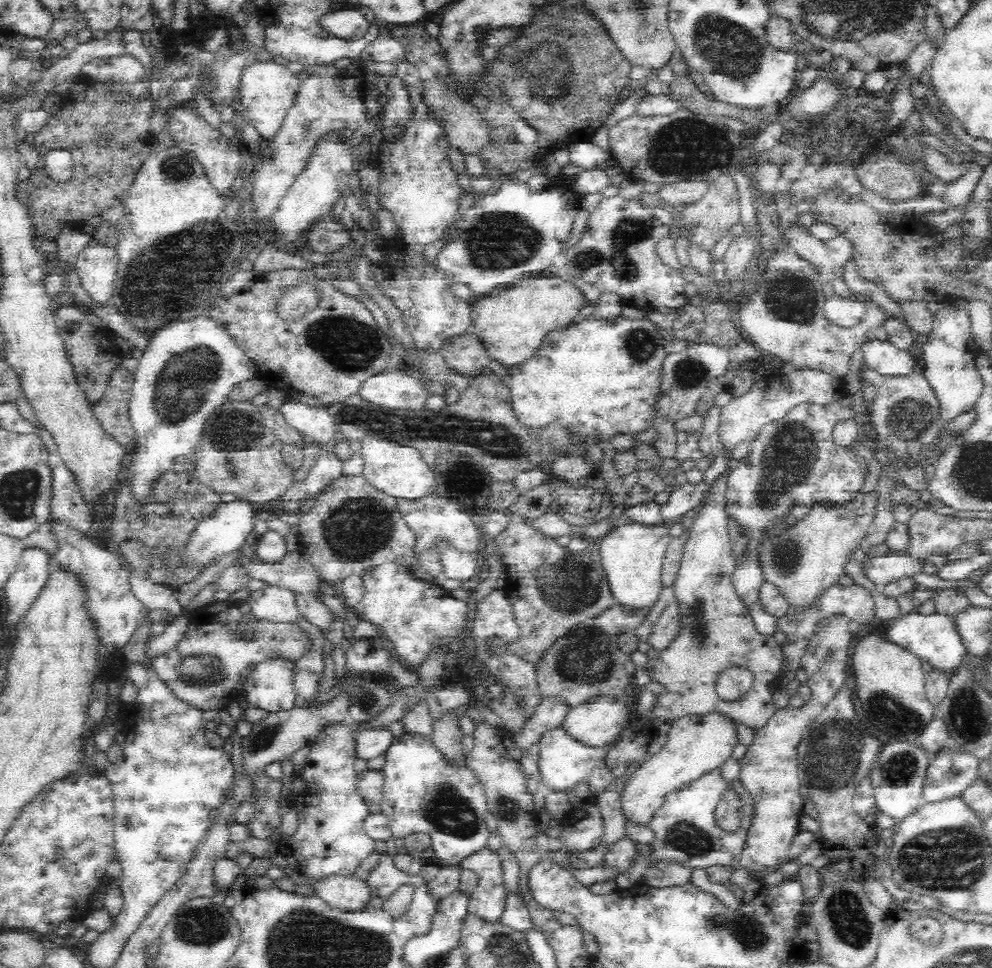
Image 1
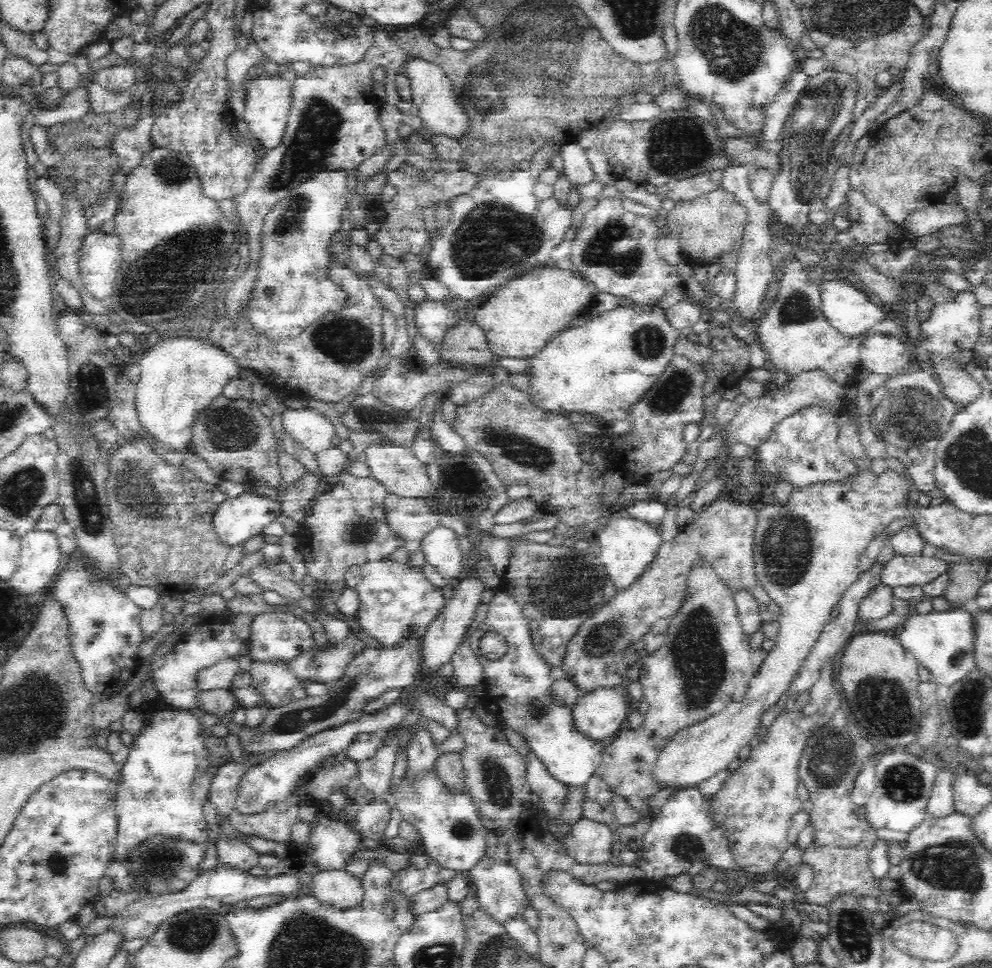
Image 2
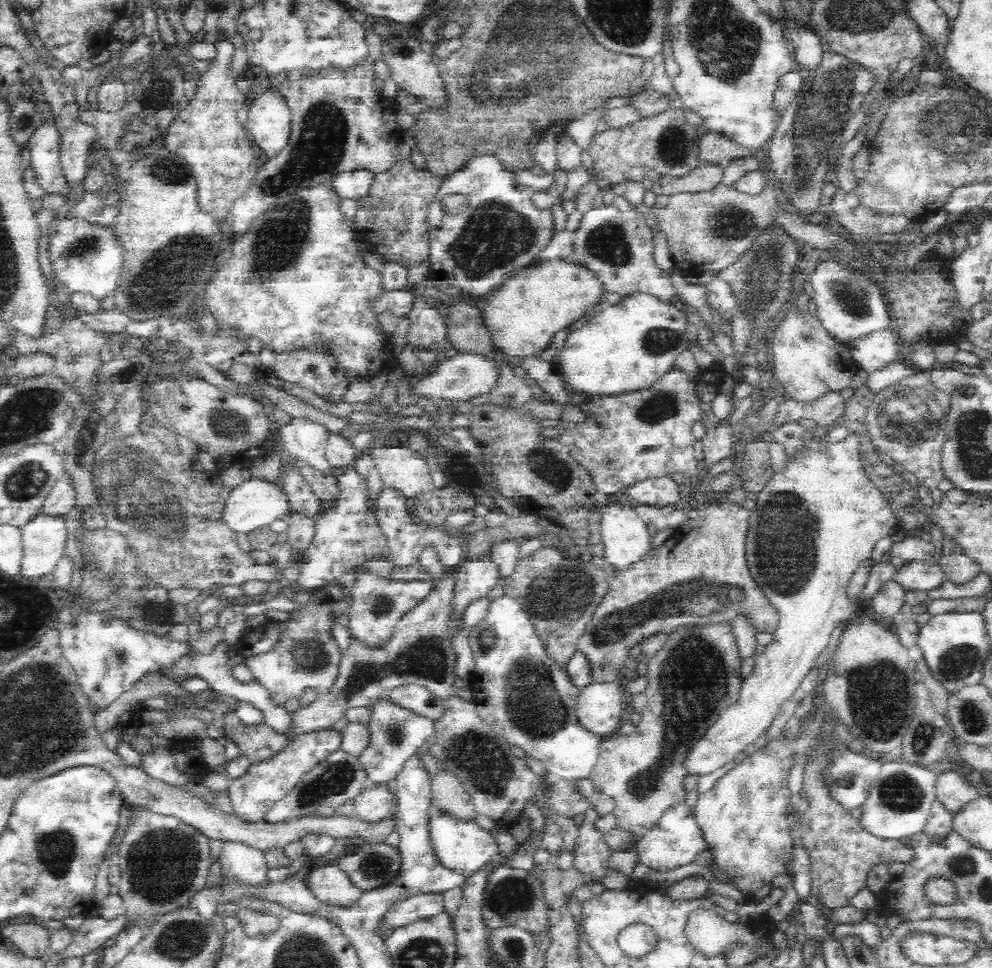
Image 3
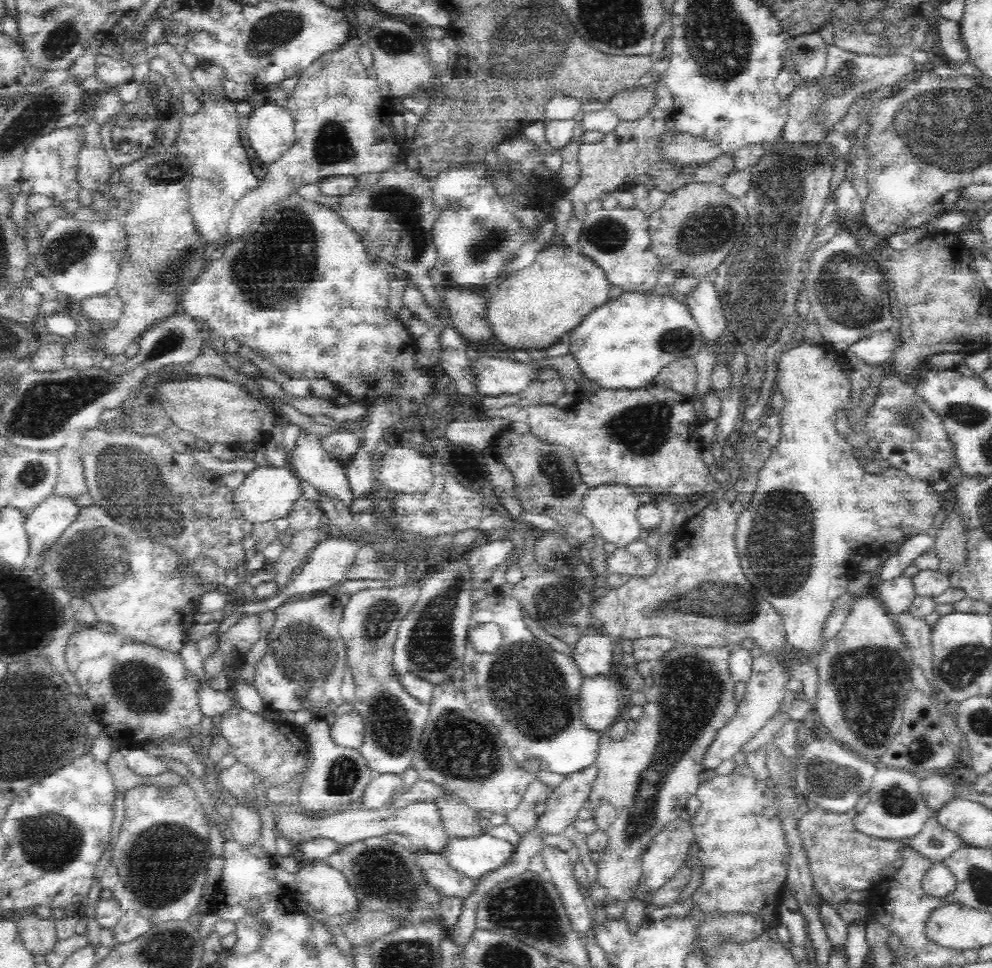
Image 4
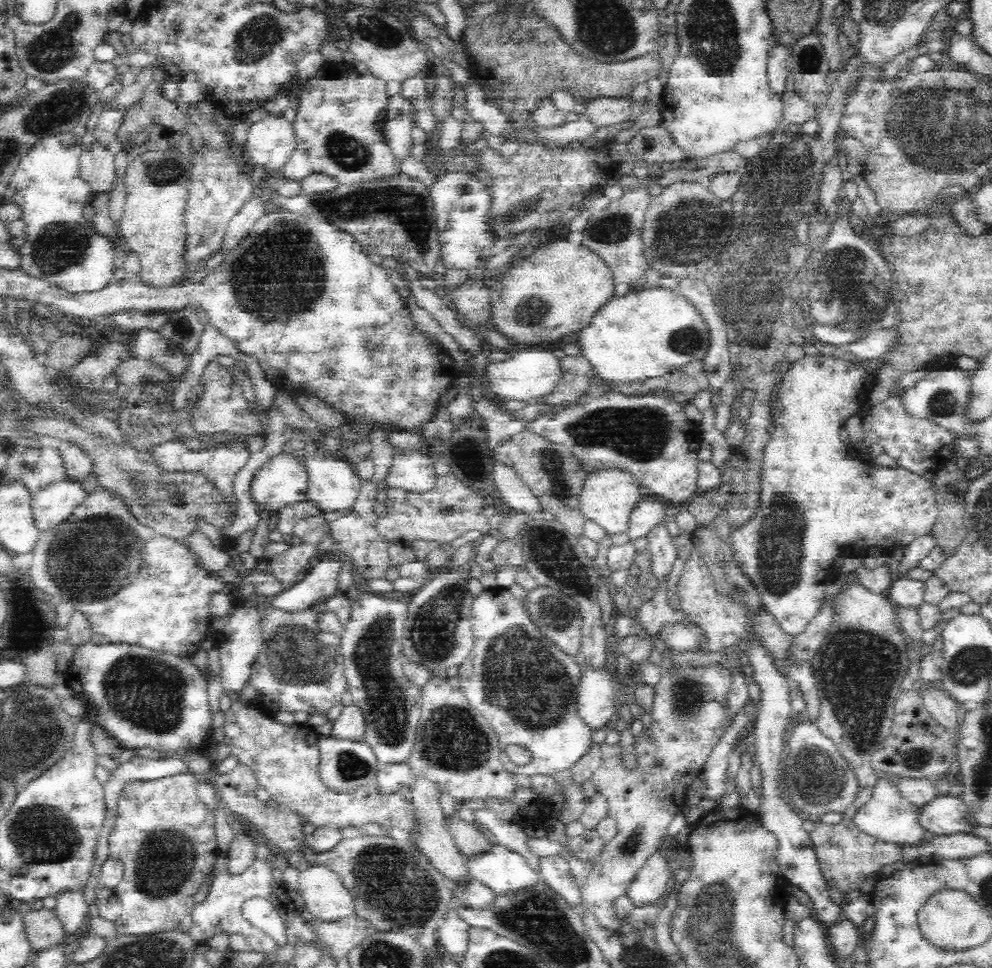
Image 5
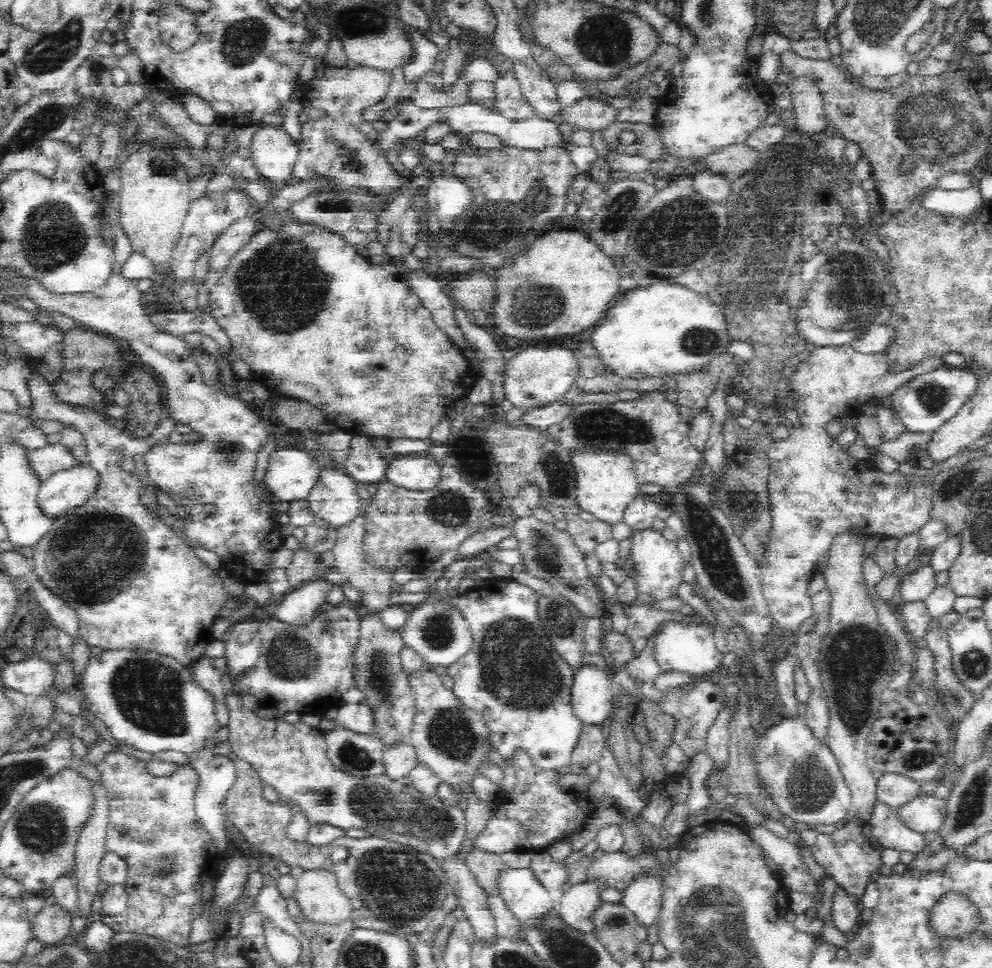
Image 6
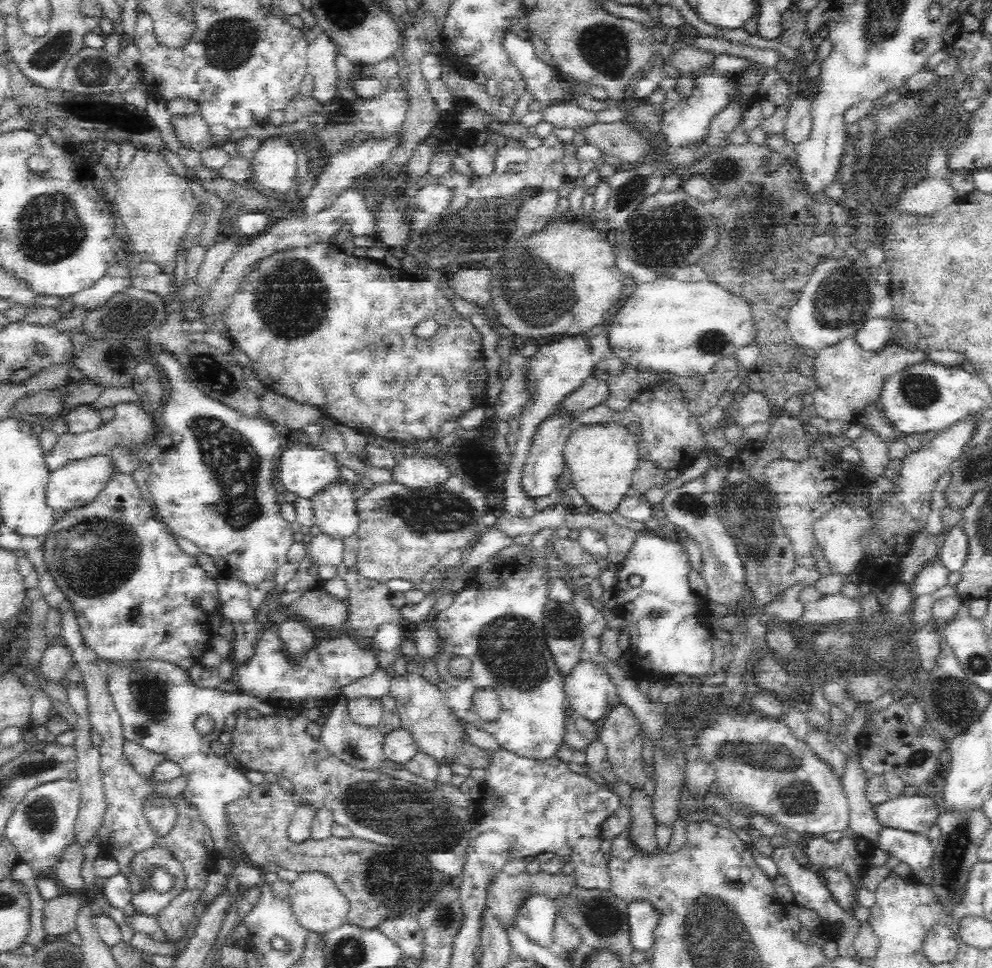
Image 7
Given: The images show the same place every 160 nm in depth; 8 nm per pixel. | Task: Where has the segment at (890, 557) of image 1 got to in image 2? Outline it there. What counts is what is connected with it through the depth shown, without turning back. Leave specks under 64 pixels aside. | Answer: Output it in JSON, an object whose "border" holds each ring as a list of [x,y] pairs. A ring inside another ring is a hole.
{"border":[[[930,552],[916,556],[894,555],[890,561],[883,563],[881,583],[893,590],[897,587],[921,587],[948,571],[951,565]]]}

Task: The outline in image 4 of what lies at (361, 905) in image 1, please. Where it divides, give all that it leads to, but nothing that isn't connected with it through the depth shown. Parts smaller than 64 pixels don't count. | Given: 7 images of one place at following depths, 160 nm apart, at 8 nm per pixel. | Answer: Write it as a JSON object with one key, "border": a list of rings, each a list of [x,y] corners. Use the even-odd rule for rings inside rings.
{"border":[[[325,862],[302,863],[295,878],[296,888],[317,912],[344,914],[354,912],[360,904],[346,876]]]}

